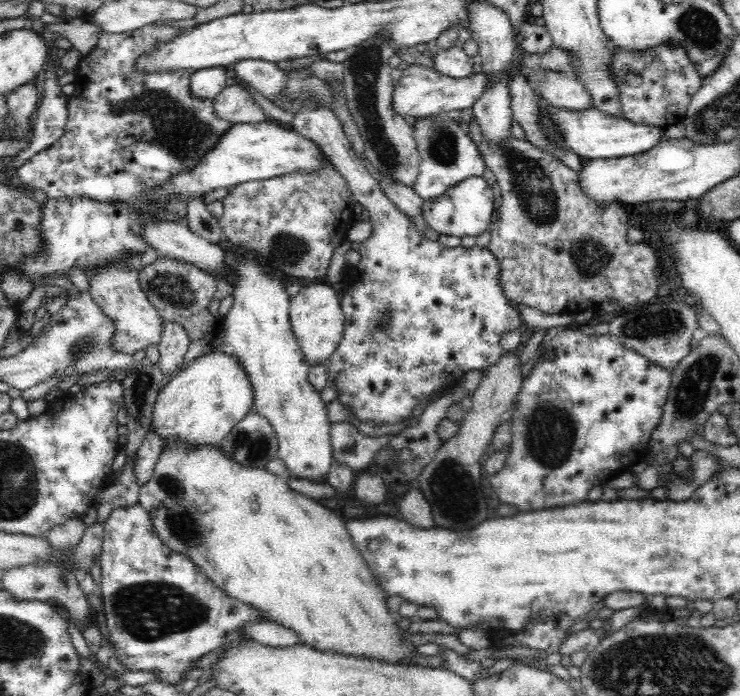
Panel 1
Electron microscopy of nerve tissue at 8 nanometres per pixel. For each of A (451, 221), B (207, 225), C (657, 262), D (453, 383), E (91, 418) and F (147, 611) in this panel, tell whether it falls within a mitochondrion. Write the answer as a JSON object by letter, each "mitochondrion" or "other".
{"A":"other","B":"other","C":"other","D":"other","E":"other","F":"mitochondrion"}

